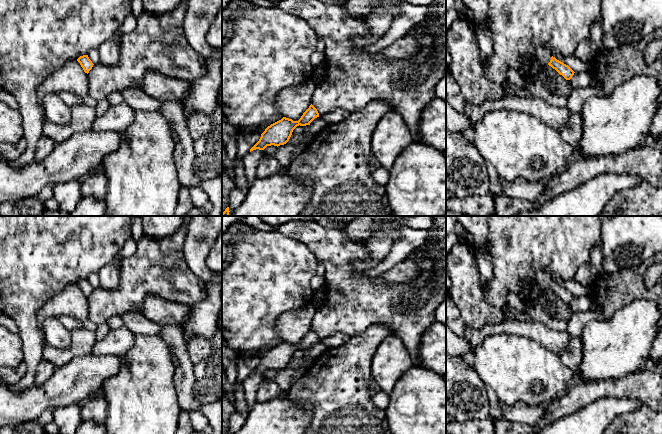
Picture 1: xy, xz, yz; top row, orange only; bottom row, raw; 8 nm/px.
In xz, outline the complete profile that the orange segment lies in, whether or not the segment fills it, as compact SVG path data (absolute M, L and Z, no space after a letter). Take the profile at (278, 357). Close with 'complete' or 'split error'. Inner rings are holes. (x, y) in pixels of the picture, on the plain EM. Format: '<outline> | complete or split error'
M312 328L298 345L283 341L281 344L271 348L265 353L259 365L250 373L250 376L256 373L264 374L267 370L271 369L278 371L286 368L297 350L310 349L317 341L319 341L319 337Z | complete

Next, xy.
M88 279L80 280L77 285L80 287L81 291L83 292L85 297L89 297L89 295L93 291L92 285L89 283Z | complete

